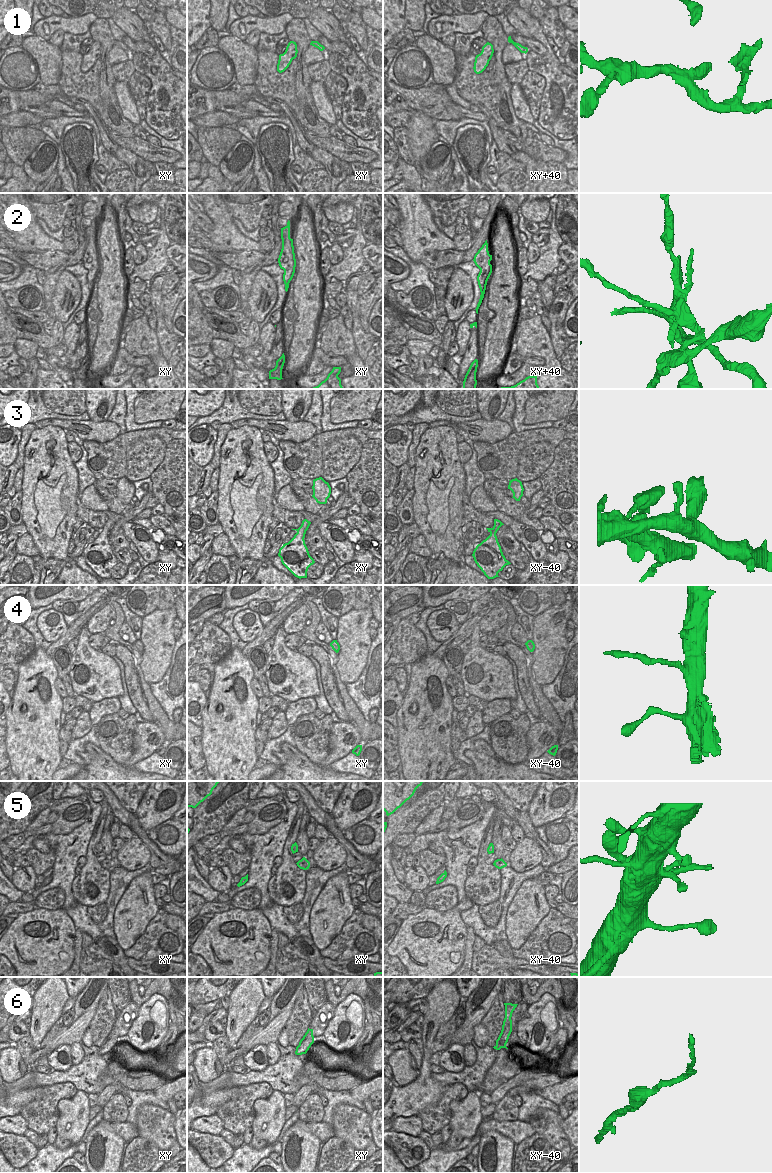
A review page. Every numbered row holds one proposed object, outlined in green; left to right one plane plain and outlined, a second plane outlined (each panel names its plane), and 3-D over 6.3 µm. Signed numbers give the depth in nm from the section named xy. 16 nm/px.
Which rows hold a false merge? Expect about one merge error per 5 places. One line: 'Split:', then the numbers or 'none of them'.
Split: 2, 4.

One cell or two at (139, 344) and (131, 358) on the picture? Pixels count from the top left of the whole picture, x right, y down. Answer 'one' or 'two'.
two

